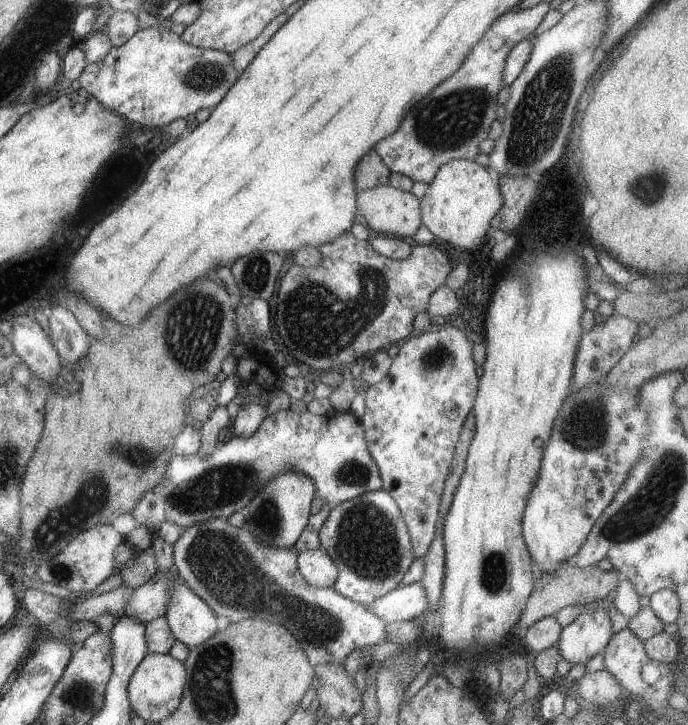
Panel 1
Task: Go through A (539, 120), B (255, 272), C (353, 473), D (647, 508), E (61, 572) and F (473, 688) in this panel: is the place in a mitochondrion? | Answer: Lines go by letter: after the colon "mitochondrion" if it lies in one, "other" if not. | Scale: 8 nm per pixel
A: mitochondrion
B: mitochondrion
C: mitochondrion
D: mitochondrion
E: mitochondrion
F: other

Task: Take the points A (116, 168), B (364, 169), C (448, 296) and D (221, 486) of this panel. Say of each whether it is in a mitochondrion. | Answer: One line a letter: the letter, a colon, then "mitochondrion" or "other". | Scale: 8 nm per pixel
A: other
B: other
C: other
D: mitochondrion

